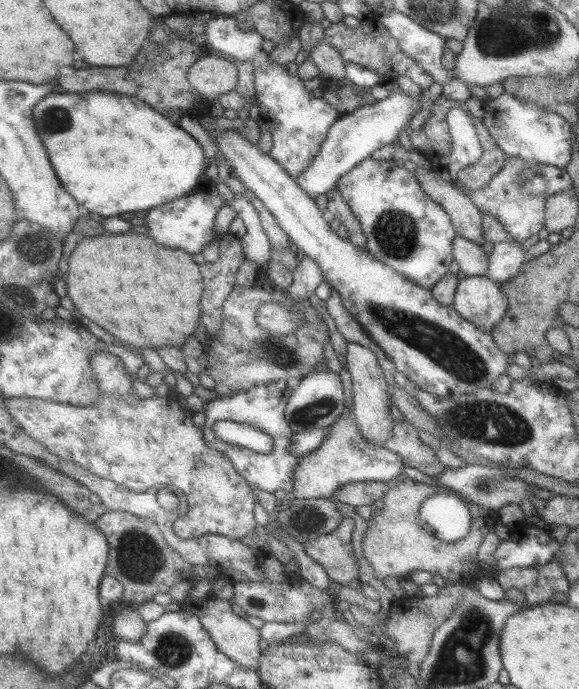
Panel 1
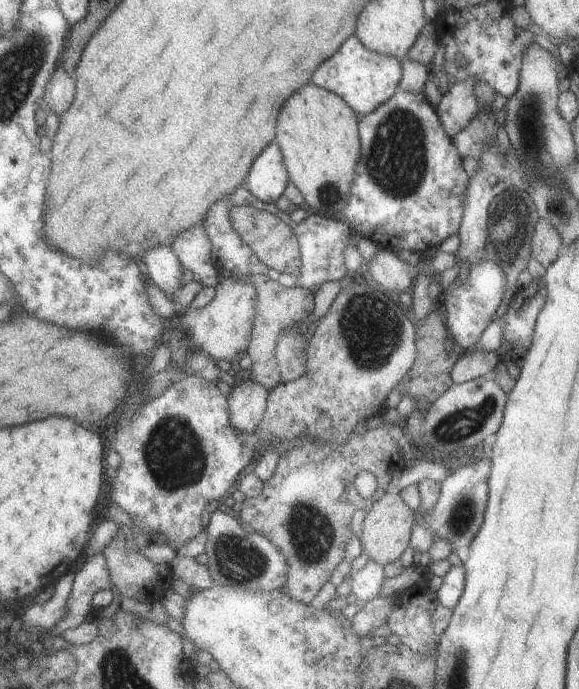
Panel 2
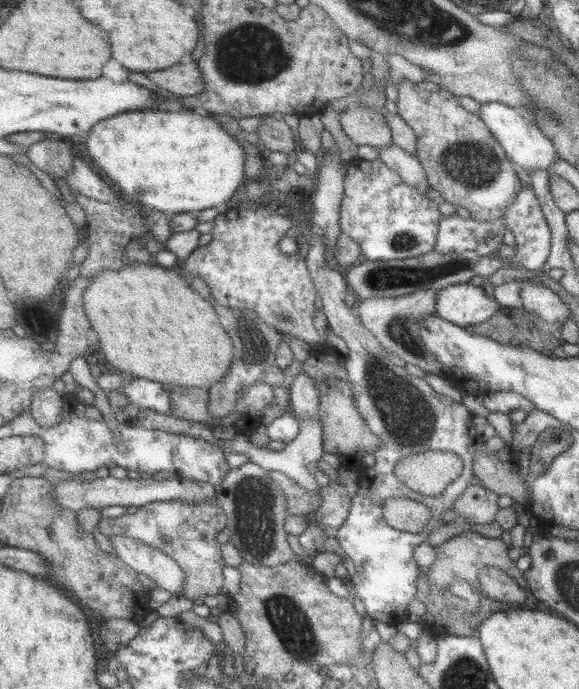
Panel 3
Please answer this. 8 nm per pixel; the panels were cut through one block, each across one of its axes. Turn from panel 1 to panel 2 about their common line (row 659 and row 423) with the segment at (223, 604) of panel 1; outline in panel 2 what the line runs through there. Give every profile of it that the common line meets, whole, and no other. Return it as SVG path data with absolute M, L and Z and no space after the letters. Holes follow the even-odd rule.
M249 376L241 386L233 388L229 394L229 404L231 404L231 424L237 428L237 432L257 434L267 416L269 400L271 390L267 390L263 384L259 384Z

